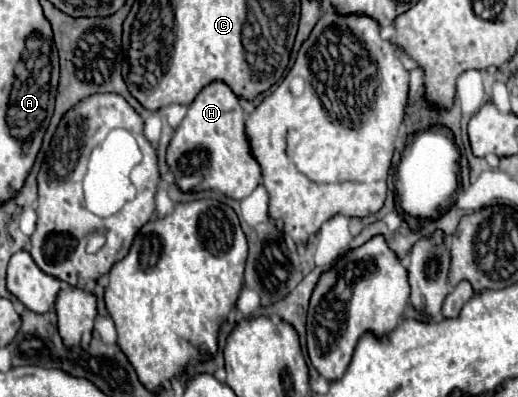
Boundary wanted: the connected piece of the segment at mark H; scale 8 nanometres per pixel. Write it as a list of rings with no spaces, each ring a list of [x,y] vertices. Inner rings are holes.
[[[225,82],[207,84],[189,104],[167,148],[167,162],[181,190],[219,190],[229,198],[243,200],[261,182],[261,168],[245,134],[245,112]]]

